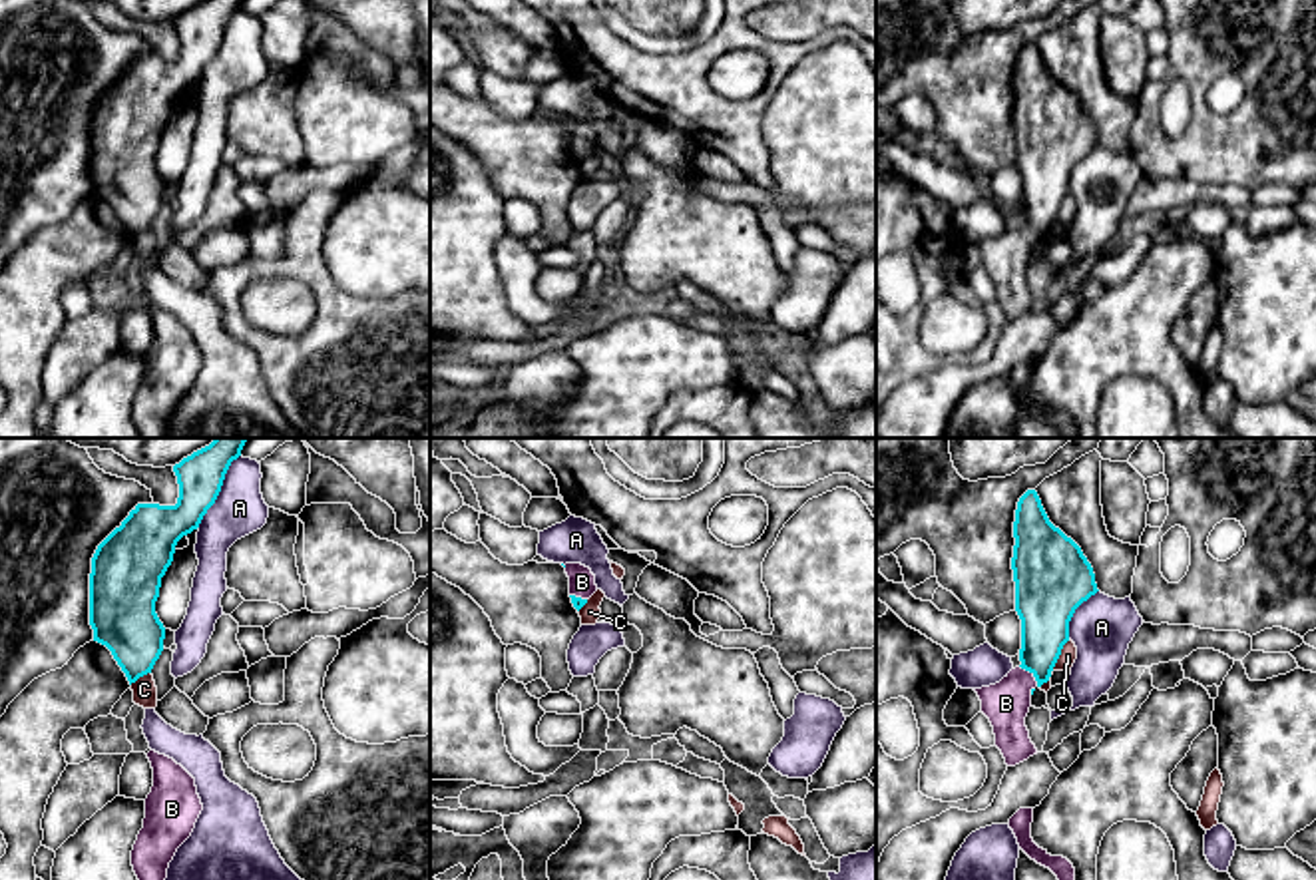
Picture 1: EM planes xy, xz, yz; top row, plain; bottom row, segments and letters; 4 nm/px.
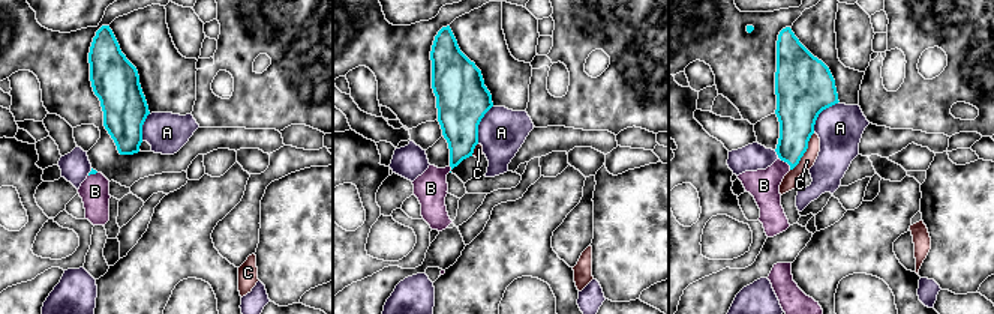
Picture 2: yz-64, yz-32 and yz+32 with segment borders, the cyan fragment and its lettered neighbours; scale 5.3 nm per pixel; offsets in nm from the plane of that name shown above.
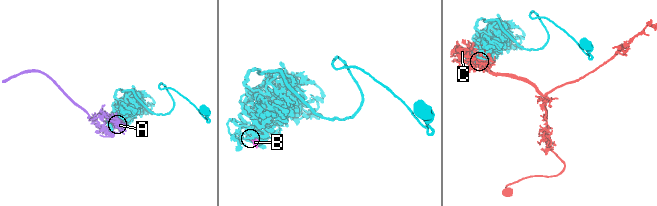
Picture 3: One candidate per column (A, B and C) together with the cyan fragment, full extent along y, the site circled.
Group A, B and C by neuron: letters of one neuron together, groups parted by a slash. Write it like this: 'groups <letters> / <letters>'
groups A / B / C

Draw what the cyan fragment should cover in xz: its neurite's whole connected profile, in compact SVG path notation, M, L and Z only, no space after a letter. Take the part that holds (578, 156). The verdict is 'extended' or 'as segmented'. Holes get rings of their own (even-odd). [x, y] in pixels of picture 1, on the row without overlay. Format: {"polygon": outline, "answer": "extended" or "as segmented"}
{"polygon": "M565 117L565 127L569 131L571 157L579 165L587 157L587 153L597 145L595 129L589 121L581 117Z", "answer": "extended"}

